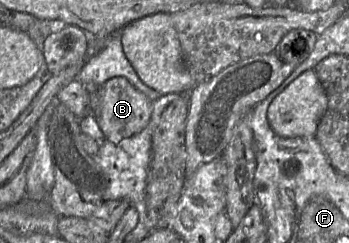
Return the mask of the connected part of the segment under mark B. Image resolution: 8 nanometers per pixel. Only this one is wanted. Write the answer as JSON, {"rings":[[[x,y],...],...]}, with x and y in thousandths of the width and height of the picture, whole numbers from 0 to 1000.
{"rings":[[[327,317],[281,358],[287,436],[272,486],[298,547],[298,568],[338,588],[401,547],[430,502],[438,416],[355,317]]]}

